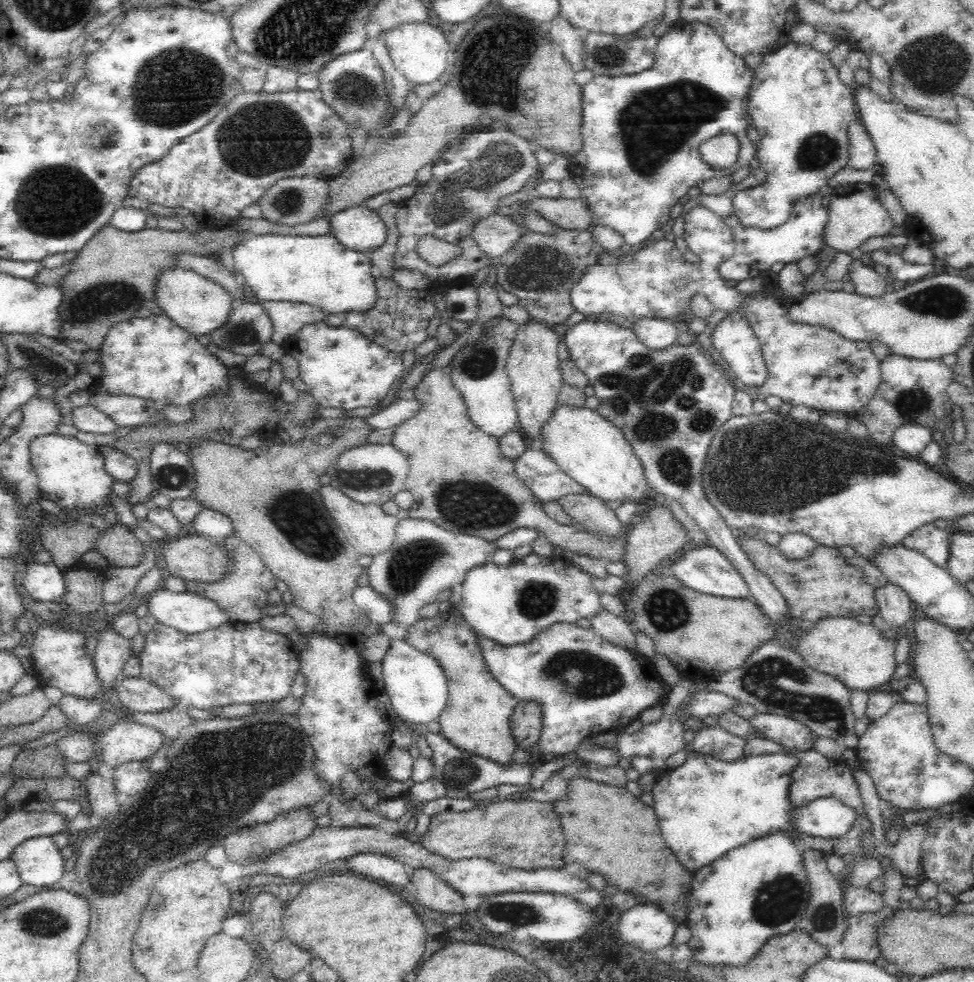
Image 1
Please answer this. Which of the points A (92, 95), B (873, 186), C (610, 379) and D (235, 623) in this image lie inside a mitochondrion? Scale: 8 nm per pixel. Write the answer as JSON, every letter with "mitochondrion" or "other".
{"A":"other","B":"other","C":"mitochondrion","D":"other"}

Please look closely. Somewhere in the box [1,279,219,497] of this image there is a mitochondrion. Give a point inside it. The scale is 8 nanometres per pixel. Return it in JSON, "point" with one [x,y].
{"point":[53,369]}

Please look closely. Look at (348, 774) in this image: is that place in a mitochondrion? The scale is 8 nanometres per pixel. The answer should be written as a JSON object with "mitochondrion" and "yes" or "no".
{"mitochondrion":"no"}

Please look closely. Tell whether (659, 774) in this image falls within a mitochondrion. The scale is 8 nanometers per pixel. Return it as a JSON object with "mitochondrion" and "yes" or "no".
{"mitochondrion":"no"}

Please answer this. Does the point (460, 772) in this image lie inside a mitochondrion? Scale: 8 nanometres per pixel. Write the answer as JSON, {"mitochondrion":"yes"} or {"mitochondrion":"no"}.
{"mitochondrion":"yes"}

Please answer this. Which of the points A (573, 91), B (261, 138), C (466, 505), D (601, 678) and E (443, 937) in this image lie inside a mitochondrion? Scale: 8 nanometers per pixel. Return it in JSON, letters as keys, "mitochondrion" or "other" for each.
{"A":"other","B":"mitochondrion","C":"mitochondrion","D":"mitochondrion","E":"other"}

